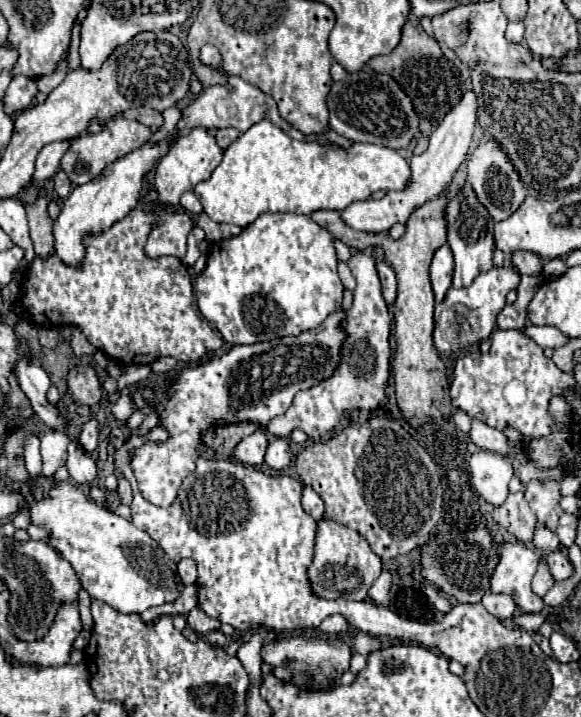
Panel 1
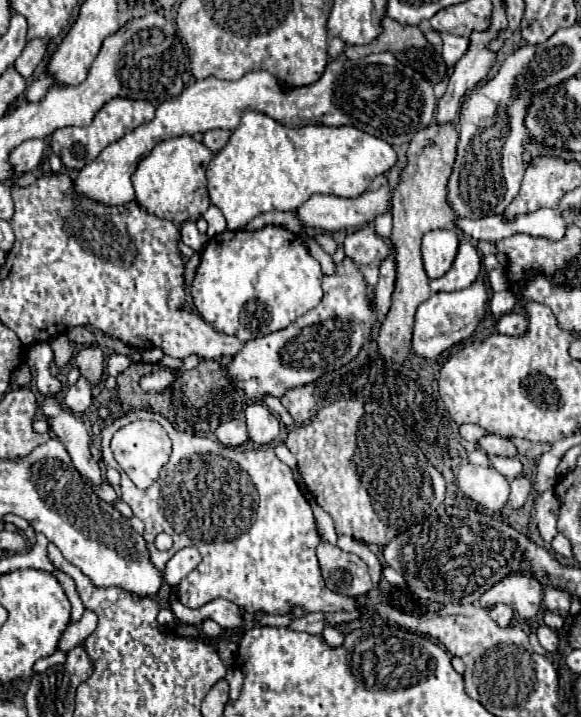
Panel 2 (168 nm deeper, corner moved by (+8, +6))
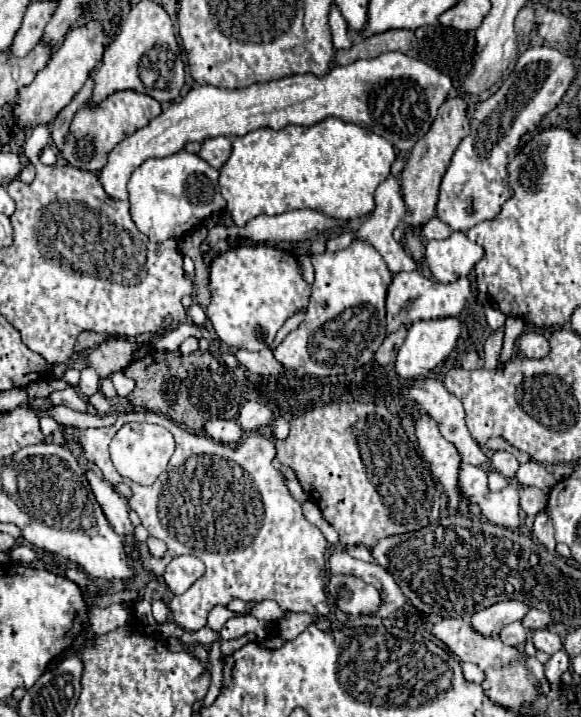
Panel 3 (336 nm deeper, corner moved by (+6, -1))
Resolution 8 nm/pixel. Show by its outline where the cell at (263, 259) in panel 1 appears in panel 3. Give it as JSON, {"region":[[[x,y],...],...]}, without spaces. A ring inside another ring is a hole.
{"region":[[[267,244],[233,246],[213,258],[209,266],[211,302],[205,308],[219,340],[231,348],[263,350],[273,344],[275,334],[293,314],[307,310],[311,284],[305,282],[297,258]]]}

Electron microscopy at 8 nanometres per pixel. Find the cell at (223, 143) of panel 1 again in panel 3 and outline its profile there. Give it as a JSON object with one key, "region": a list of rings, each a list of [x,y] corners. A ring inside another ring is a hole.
{"region":[[[219,136],[219,138],[207,138],[203,142],[203,146],[201,146],[199,156],[205,162],[209,162],[213,168],[219,170],[227,162],[227,158],[231,156],[231,140],[223,138],[223,136]]]}

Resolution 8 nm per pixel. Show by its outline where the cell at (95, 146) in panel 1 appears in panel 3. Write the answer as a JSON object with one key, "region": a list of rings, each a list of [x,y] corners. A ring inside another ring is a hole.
{"region":[[[131,90],[115,92],[109,98],[105,98],[99,106],[95,106],[95,108],[85,106],[75,114],[75,120],[69,128],[69,134],[67,134],[69,138],[65,140],[61,156],[75,168],[89,170],[89,172],[99,172],[107,164],[109,152],[125,136],[129,136],[135,130],[143,128],[145,124],[149,124],[159,114],[161,114],[161,104],[157,100],[153,100],[151,96],[131,92]]]}

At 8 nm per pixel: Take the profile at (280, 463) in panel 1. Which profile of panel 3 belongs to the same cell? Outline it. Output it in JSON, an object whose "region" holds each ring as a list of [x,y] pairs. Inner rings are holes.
{"region":[[[249,400],[249,402],[245,402],[241,406],[239,424],[241,424],[245,434],[249,434],[249,432],[261,432],[263,428],[271,426],[271,422],[273,422],[273,412],[265,404]]]}

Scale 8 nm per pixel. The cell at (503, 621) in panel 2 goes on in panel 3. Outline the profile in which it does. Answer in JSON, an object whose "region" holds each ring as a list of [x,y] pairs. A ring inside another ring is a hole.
{"region":[[[513,622],[513,624],[507,624],[505,628],[501,628],[499,638],[501,638],[503,644],[521,646],[525,642],[525,638],[527,638],[527,630],[523,628],[521,622]]]}

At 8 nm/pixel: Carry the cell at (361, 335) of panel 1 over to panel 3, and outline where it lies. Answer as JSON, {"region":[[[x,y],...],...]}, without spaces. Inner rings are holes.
{"region":[[[389,176],[385,182],[379,184],[377,192],[375,192],[375,210],[367,216],[367,220],[355,230],[355,240],[365,240],[367,244],[371,244],[385,260],[389,272],[393,274],[399,274],[403,270],[415,270],[417,264],[415,260],[405,252],[403,244],[399,244],[391,234],[393,230],[397,228],[397,224],[401,222],[405,214],[405,204],[403,204],[403,198],[401,198],[401,188],[399,188],[399,178],[393,178]]]}

